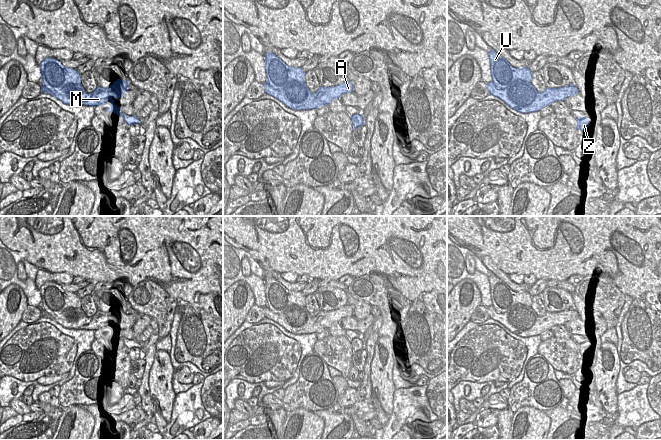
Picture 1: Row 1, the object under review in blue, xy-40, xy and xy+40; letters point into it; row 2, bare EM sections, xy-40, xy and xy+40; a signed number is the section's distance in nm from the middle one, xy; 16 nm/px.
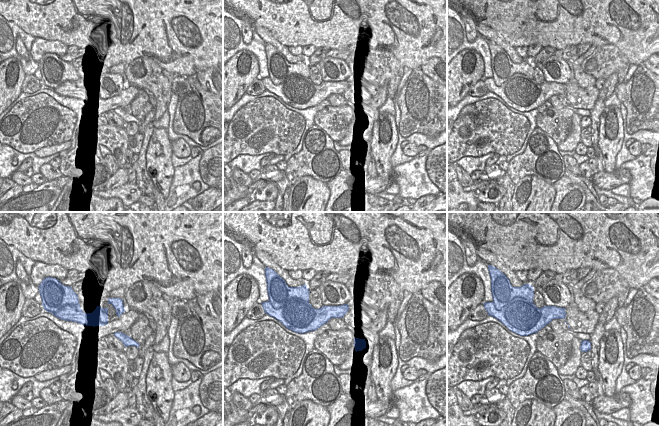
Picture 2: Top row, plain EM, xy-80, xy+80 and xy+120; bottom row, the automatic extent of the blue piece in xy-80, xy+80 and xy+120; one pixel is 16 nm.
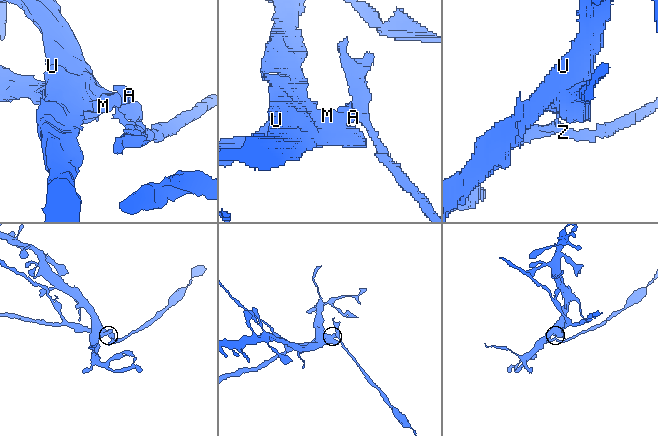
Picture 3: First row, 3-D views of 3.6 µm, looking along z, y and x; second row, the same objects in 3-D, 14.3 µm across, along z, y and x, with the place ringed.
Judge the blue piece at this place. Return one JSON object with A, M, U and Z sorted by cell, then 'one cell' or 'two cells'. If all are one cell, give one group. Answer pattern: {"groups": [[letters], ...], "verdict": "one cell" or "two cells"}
{"groups": [["A", "M", "Z"], ["U"]], "verdict": "two cells"}

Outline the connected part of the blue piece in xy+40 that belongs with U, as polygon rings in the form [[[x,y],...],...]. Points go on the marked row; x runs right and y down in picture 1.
[[[492,49],[489,50],[488,55],[492,82],[497,89],[505,89],[515,80],[522,80],[525,86],[531,83],[532,72],[528,67],[512,67],[505,58]]]

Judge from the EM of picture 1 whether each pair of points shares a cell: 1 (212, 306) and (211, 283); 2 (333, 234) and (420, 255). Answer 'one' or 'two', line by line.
1: two
2: one

